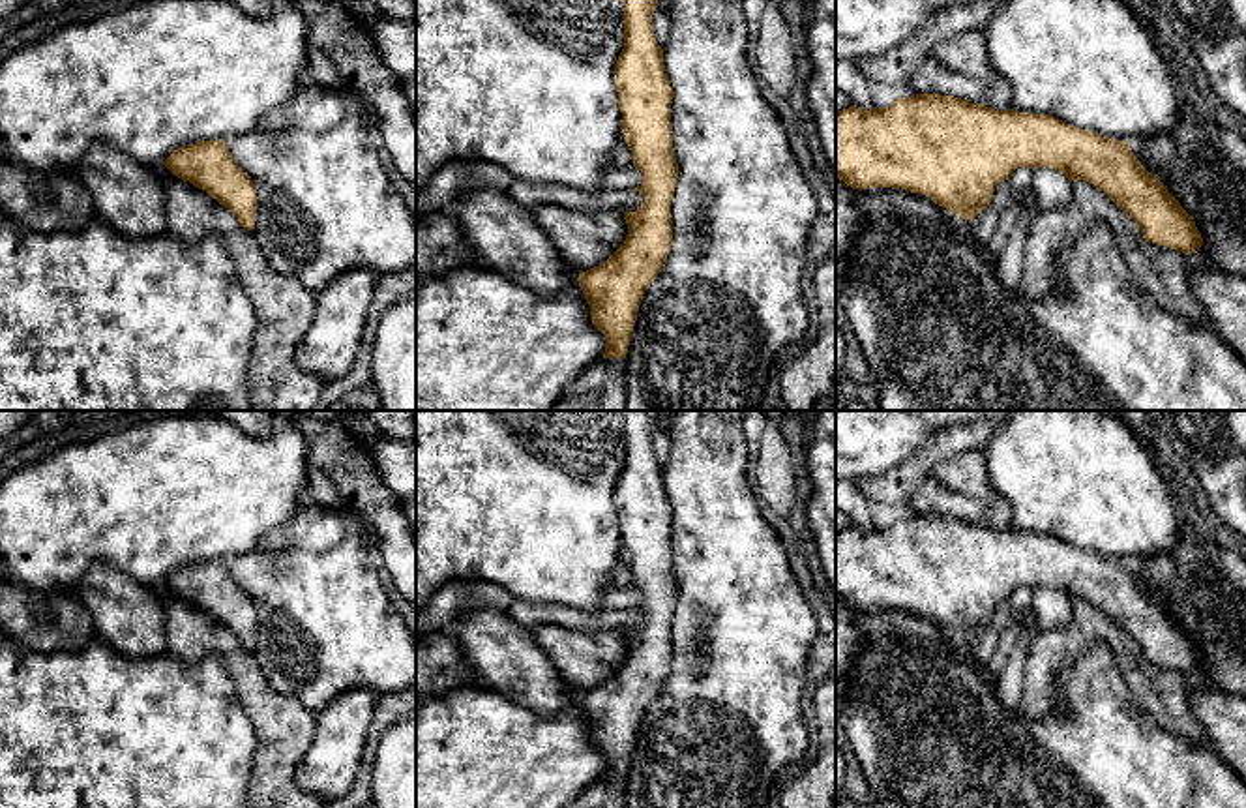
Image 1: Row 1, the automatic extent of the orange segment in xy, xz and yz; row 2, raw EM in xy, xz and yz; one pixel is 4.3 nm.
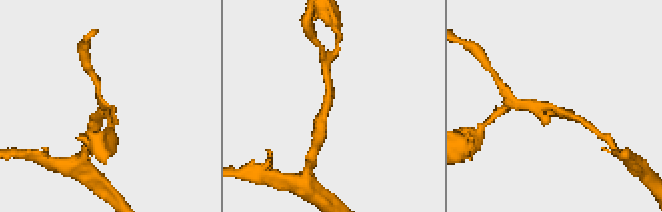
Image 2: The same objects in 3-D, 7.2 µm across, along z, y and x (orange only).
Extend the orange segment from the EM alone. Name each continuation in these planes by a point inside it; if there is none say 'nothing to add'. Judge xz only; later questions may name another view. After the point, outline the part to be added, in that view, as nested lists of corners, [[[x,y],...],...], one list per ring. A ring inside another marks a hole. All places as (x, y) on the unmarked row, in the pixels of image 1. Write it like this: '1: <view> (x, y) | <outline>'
nothing to add

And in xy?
nothing to add

